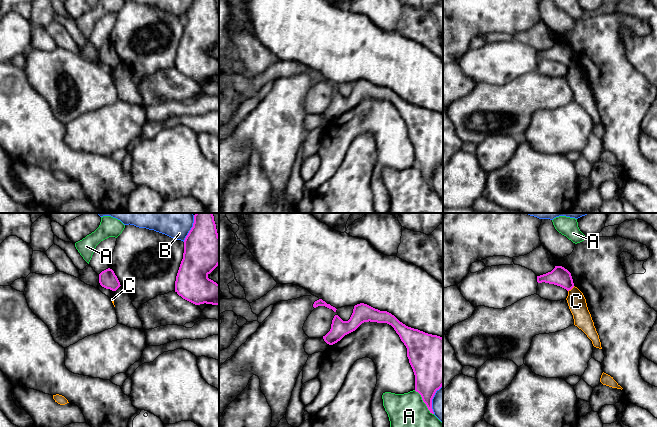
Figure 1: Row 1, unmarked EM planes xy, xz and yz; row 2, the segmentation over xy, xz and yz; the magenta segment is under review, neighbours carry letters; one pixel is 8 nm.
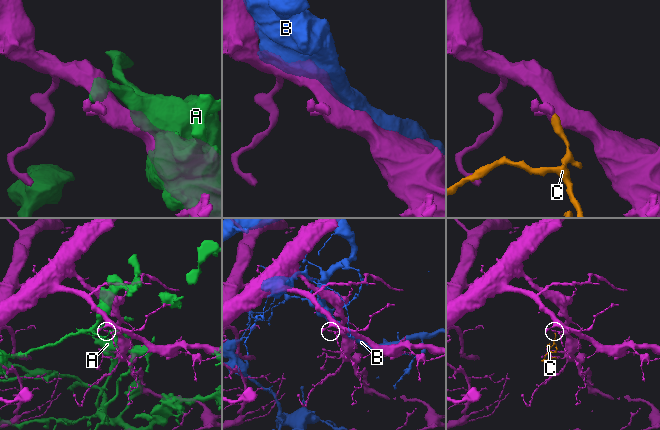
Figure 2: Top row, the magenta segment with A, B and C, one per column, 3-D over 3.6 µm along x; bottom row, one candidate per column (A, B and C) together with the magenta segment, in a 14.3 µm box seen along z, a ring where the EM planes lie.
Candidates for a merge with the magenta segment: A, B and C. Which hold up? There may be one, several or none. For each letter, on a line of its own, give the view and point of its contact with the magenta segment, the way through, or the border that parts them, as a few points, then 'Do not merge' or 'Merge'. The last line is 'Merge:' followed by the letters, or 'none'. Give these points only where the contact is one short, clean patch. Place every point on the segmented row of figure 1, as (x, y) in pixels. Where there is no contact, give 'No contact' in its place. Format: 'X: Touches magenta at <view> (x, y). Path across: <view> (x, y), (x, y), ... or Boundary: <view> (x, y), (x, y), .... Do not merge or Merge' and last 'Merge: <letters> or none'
A: Touches magenta at xz (423, 401). Do not merge
B: Touches magenta at xz (432, 398). Do not merge
C: Touches magenta at yz (571, 288). Boundary: yz (574, 286), (568, 291). Do not merge
Merge: none

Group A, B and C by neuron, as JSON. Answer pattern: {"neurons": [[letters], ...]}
{"neurons": [["A"], ["B"], ["C"]]}

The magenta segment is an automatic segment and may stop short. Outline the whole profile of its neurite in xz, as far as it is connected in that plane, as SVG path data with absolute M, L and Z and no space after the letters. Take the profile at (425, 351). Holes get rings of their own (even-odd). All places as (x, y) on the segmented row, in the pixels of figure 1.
M360 303L354 306L348 321L335 315L331 329L323 339L333 345L369 321L387 323L399 335L407 348L407 357L415 375L415 391L421 395L430 413L434 414L432 399L443 386L443 338L408 327L391 313Z

